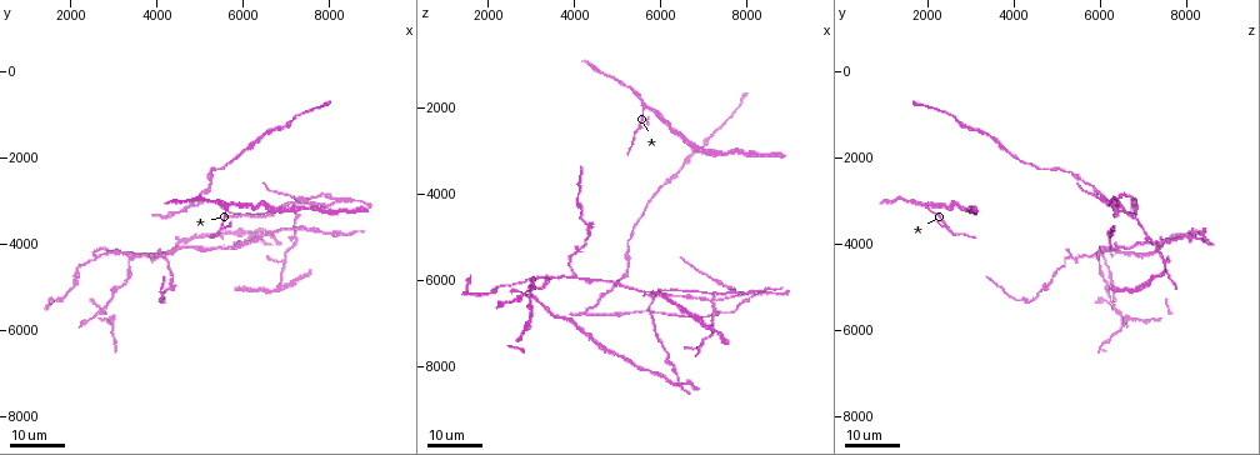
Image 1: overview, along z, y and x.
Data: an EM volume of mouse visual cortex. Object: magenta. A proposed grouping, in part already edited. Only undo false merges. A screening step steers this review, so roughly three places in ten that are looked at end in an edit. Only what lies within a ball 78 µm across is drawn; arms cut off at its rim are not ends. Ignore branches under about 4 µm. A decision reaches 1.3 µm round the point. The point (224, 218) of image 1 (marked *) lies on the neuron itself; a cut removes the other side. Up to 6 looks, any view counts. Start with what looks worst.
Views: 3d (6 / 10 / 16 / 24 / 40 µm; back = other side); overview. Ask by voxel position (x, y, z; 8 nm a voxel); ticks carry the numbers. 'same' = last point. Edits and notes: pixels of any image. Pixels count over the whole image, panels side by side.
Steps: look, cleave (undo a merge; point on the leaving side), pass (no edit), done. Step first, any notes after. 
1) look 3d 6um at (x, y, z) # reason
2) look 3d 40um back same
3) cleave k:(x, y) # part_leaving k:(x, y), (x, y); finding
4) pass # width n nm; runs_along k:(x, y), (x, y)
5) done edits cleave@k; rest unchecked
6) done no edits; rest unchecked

look 3d 16um at (8250, 2950, 6350) # three arms meet

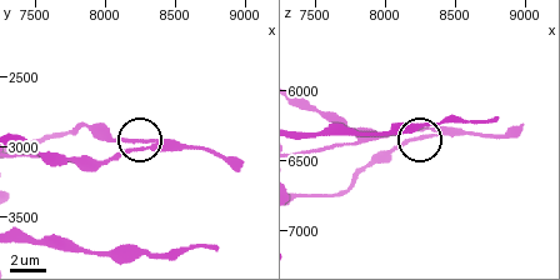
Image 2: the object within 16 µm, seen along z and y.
look 3d 10um at (8300, 2960, 6320) # closer look

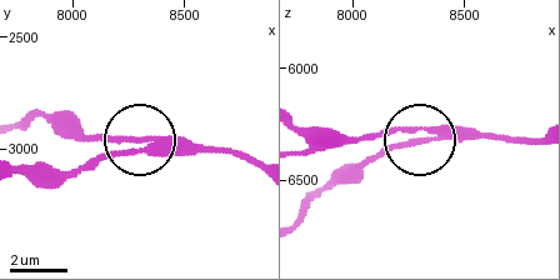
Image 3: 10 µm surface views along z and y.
pass # arms 3; continuous, no second neuron

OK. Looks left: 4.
look 3d 16um at (5750, 4150, 6350)

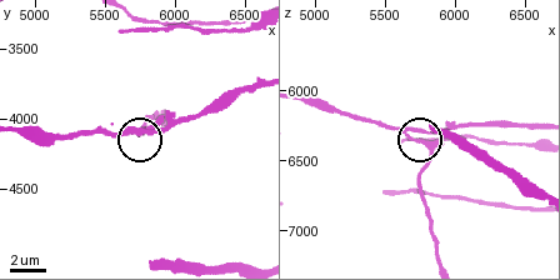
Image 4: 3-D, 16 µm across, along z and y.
look 3d 6um same # closer look

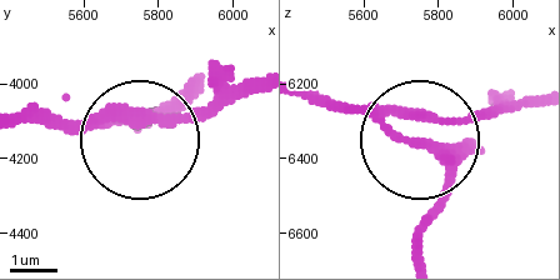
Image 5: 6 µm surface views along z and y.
cleave 5:(441, 150) # width 270 nm; part_leaving 5:(376, 124), (420, 148), (444, 184), (420, 255); a second neuron is stuck on

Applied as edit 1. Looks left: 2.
look 3d 24um at (6550, 3300, 6350)

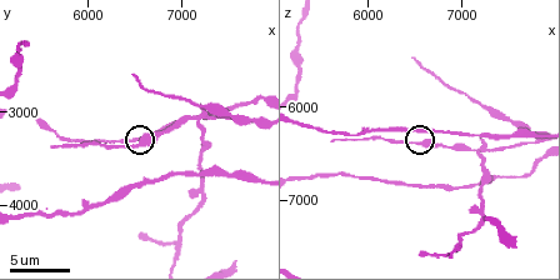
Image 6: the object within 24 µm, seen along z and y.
look 3d 6um at (6550, 3350, 6400)

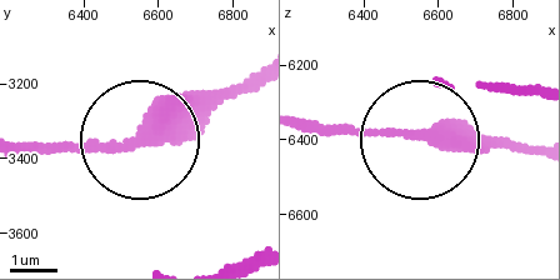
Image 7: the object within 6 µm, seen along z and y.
pass # width 290 nm; continuous, no second neuron

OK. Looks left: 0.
done edits cleave@5; rest unchecked

